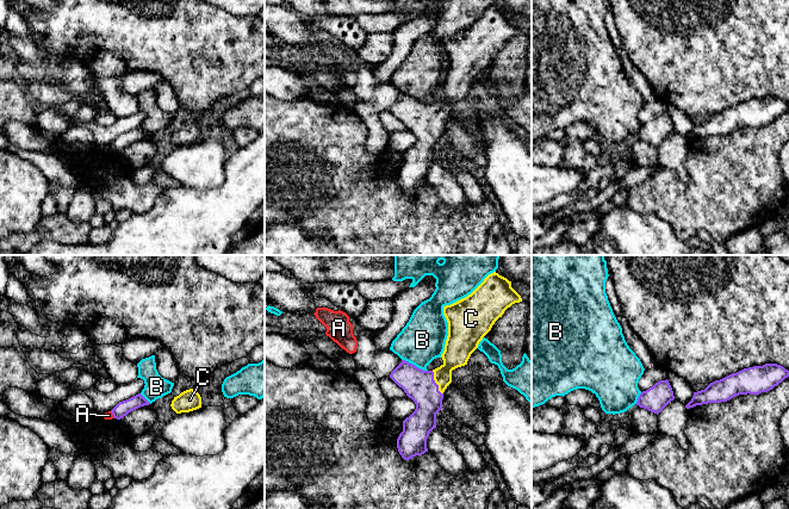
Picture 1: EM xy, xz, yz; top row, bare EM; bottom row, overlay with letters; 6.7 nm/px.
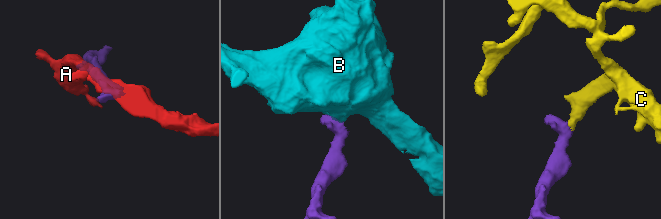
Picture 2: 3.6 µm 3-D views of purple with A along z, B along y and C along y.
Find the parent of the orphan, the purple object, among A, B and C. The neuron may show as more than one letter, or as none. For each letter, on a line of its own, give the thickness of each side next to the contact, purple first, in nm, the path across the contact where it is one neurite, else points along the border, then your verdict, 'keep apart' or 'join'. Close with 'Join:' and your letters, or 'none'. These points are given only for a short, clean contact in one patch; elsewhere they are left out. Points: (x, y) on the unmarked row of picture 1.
A: 100/50 nm | along xy (110, 144), (115, 150) | keep apart
B: 200/300 nm | along xz (402, 92), (427, 104) | keep apart
C: 200/180 nm | across xz (418, 118), (435, 116), (457, 86) | join
Join: C

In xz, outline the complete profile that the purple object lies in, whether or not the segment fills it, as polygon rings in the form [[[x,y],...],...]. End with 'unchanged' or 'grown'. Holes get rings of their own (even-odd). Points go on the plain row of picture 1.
[[[493,5],[467,30],[443,39],[443,48],[448,55],[448,69],[441,88],[443,97],[433,103],[423,104],[402,93],[391,105],[390,111],[404,123],[415,137],[415,144],[403,154],[403,165],[397,172],[397,181],[404,193],[428,185],[427,172],[436,161],[436,147],[442,142],[443,125],[452,116],[452,104],[467,98],[471,87],[479,75],[491,63],[495,55],[515,36],[522,35],[521,29],[511,20],[511,14]]] | grown

